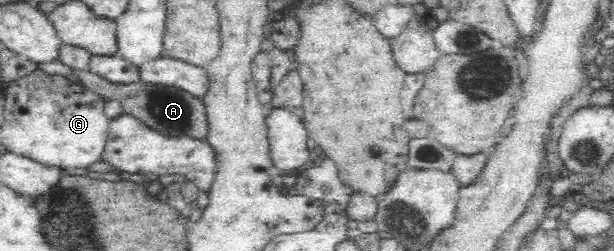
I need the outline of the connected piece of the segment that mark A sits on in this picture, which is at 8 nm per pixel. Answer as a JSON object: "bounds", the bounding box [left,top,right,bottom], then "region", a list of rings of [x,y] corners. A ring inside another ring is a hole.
{"bounds":[73,69,208,140],"region":[[[73,69],[75,80],[102,96],[106,101],[120,102],[127,114],[133,115],[145,126],[171,138],[189,137],[205,140],[208,132],[208,120],[203,99],[193,96],[183,88],[162,84],[146,83],[141,80],[129,84],[113,84],[103,77],[93,74],[89,69]]]}

